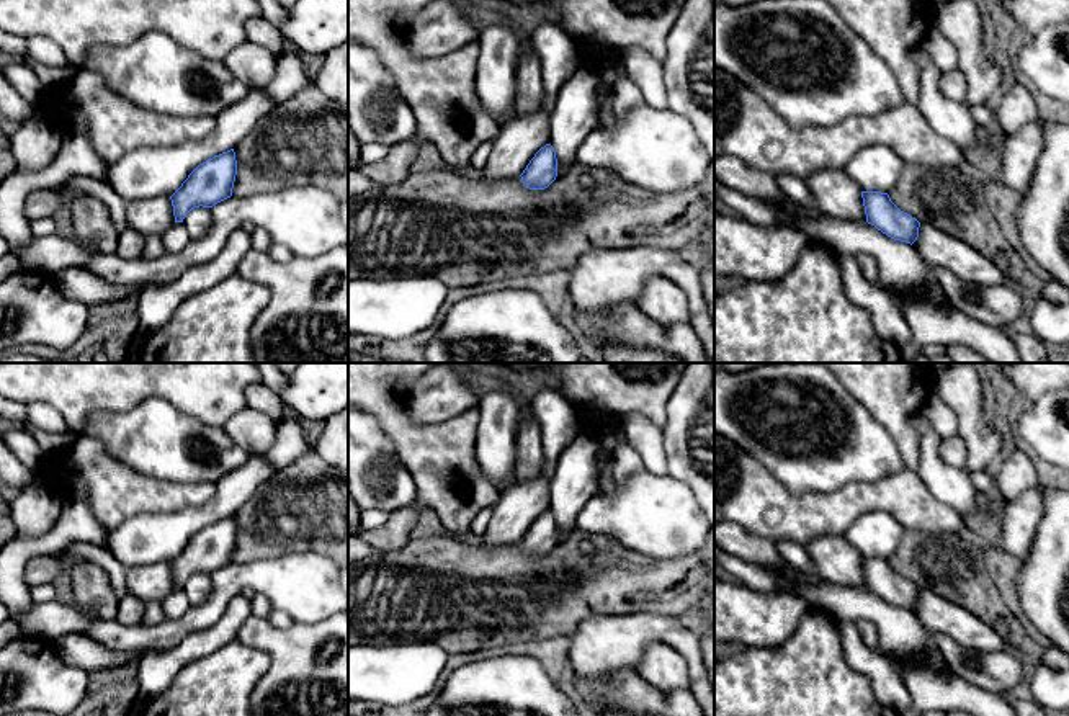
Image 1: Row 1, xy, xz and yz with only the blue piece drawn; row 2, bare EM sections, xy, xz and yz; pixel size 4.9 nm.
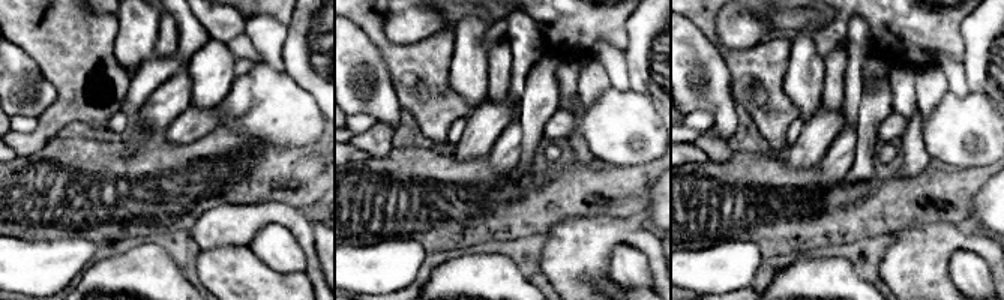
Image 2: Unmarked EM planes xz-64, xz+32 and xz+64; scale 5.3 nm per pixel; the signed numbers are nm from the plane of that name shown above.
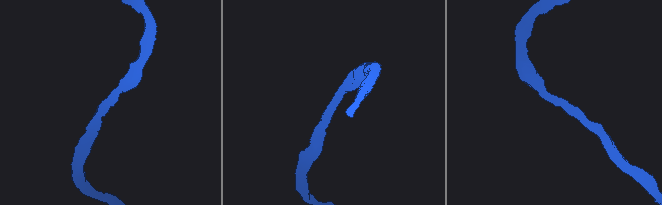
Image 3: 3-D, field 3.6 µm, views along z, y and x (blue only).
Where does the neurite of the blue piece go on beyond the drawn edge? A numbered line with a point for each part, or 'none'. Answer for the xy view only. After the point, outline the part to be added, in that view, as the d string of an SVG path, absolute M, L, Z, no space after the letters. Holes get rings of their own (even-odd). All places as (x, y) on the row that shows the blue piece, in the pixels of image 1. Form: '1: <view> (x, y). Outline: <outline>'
1: xy (152, 216). Outline: M170 196L129 201L126 204L126 229L118 235L118 250L124 260L142 257L145 239L163 234L175 224Z

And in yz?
1: yz (836, 193). Outline: M845 170L814 172L804 181L821 213L842 221L866 222L861 190Z

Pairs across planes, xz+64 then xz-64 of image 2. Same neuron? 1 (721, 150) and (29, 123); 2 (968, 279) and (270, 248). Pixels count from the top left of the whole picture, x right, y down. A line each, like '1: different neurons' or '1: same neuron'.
1: different neurons
2: same neuron

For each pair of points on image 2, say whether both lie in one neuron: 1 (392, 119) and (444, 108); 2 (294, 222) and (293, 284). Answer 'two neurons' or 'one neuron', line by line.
1: two neurons
2: two neurons

